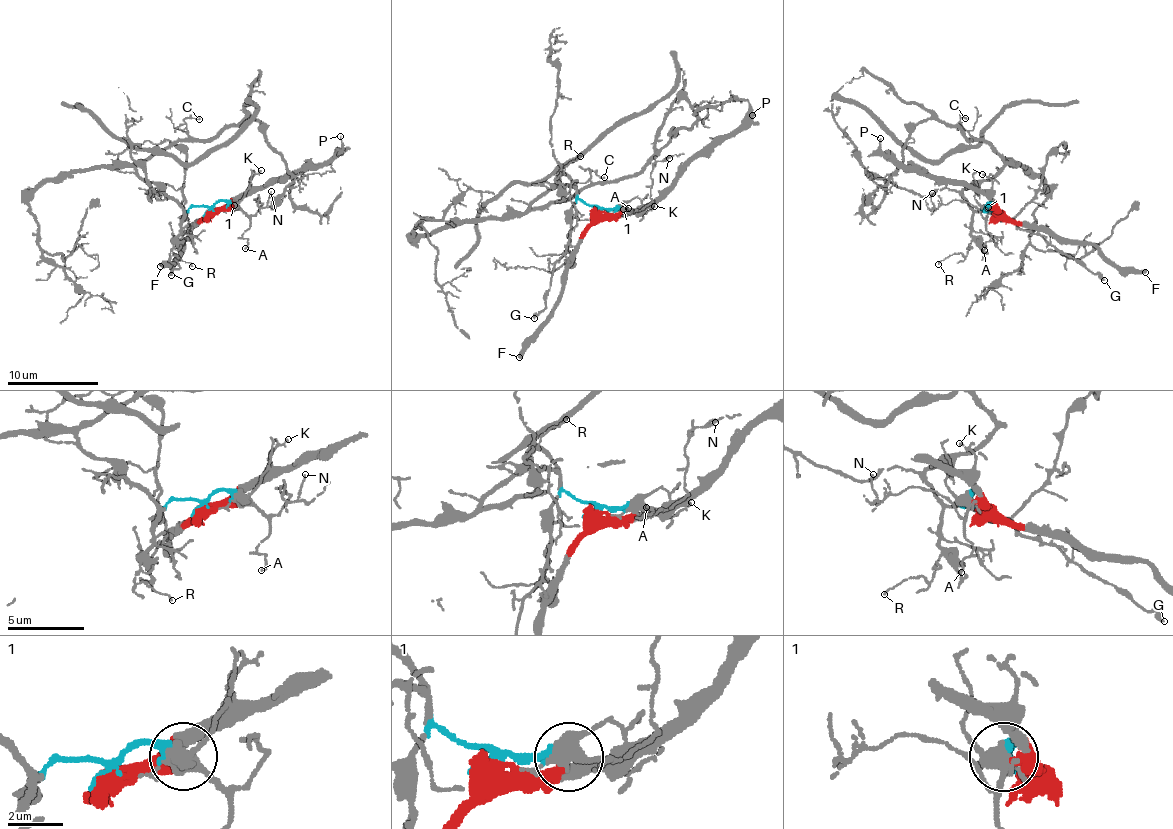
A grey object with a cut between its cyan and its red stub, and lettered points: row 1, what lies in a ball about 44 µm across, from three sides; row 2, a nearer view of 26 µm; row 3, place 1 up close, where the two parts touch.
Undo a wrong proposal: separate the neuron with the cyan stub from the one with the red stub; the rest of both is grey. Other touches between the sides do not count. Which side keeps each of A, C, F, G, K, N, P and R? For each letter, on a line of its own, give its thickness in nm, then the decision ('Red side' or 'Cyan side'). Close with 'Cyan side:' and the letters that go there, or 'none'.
A: Thickness 140 nm. Cyan side
C: Thickness 110 nm. Cyan side
F: Thickness 360 nm. Red side
G: Thickness 240 nm. Cyan side
K: Thickness 90 nm. Red side
N: Thickness 110 nm. Cyan side
P: Thickness 110 nm. Red side
R: Thickness 110 nm. Cyan side
Cyan side: A, C, G, N, R

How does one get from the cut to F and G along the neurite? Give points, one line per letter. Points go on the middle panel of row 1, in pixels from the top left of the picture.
F: (592, 211), (592, 225), (579, 241), (575, 260), (564, 274), (553, 315), (519, 357)
G: (592, 211), (593, 207), (580, 200), (572, 207), (570, 246), (554, 265), (546, 307), (534, 319)

